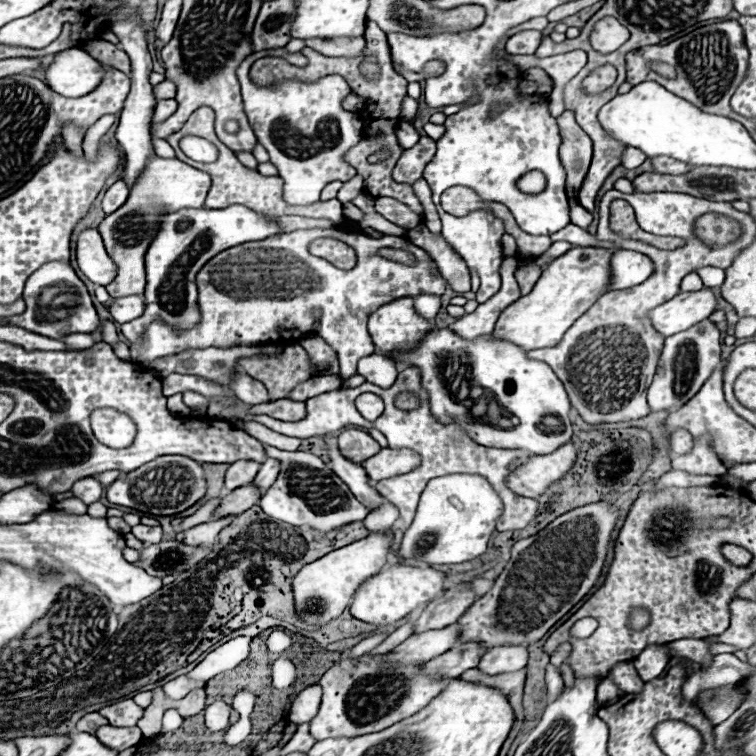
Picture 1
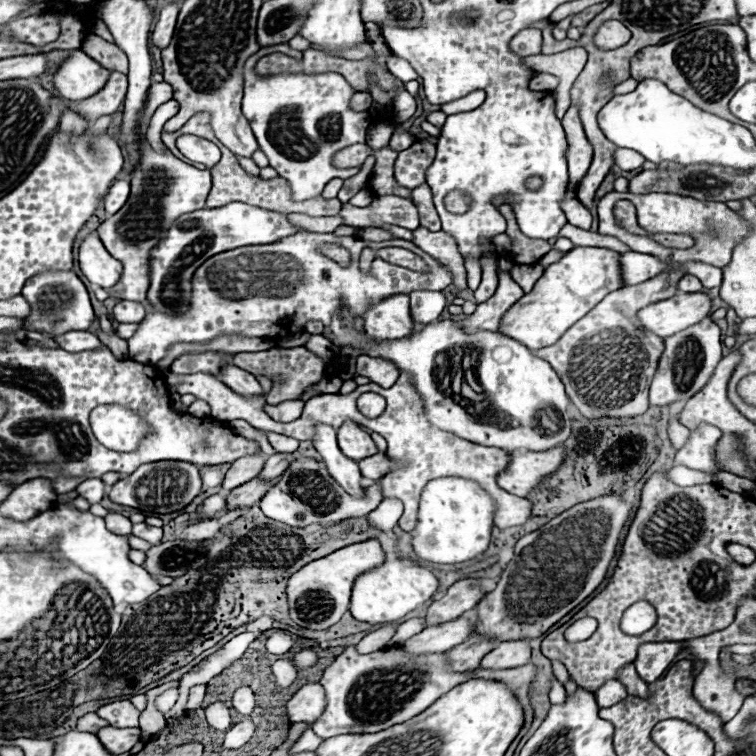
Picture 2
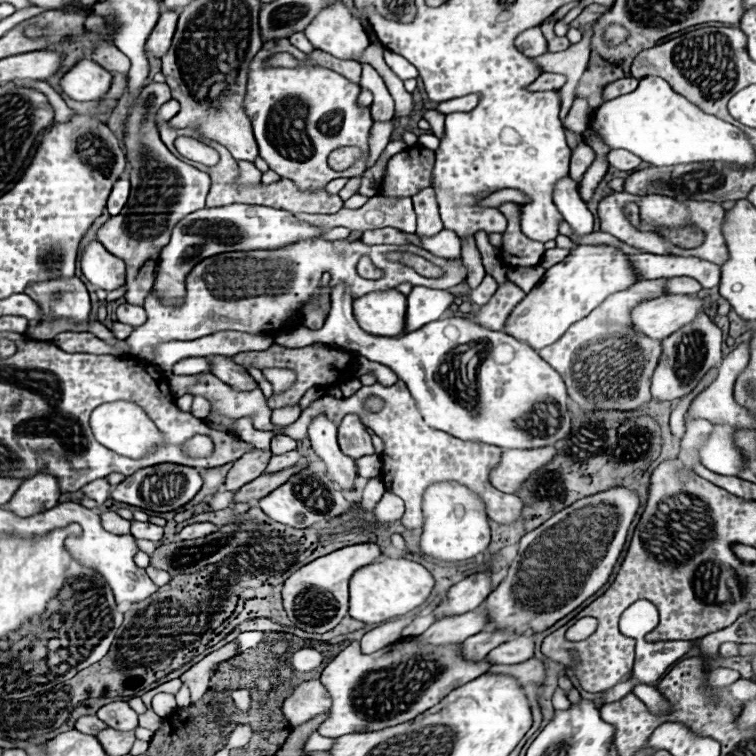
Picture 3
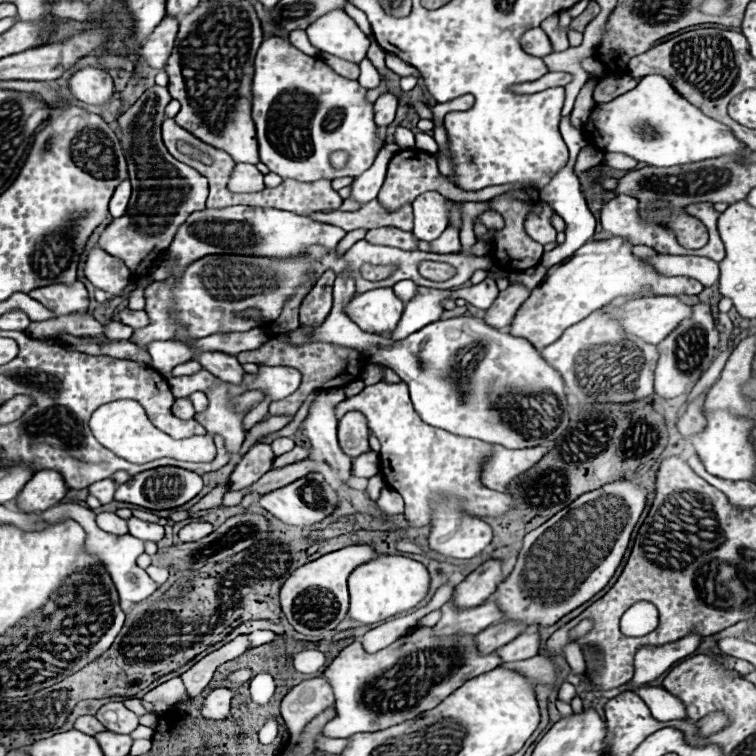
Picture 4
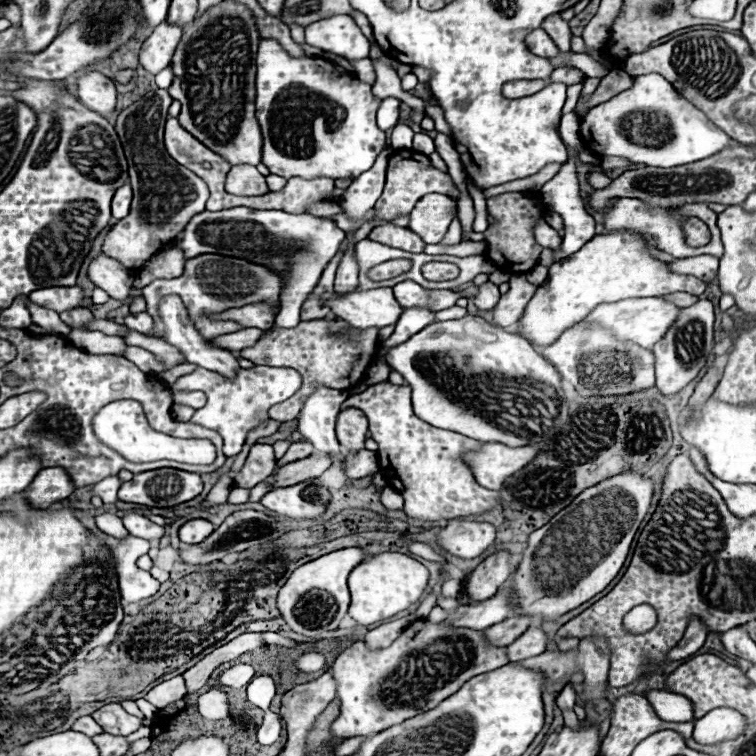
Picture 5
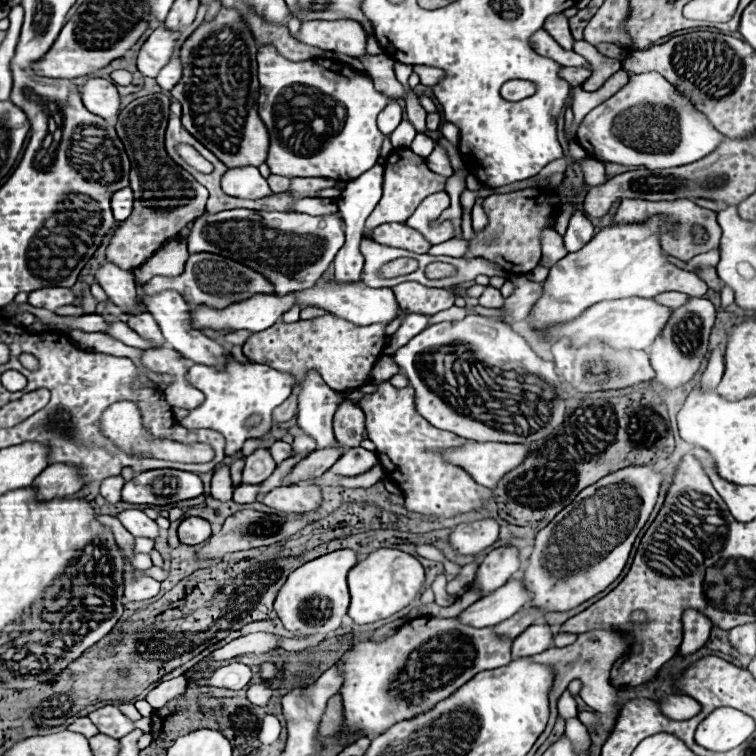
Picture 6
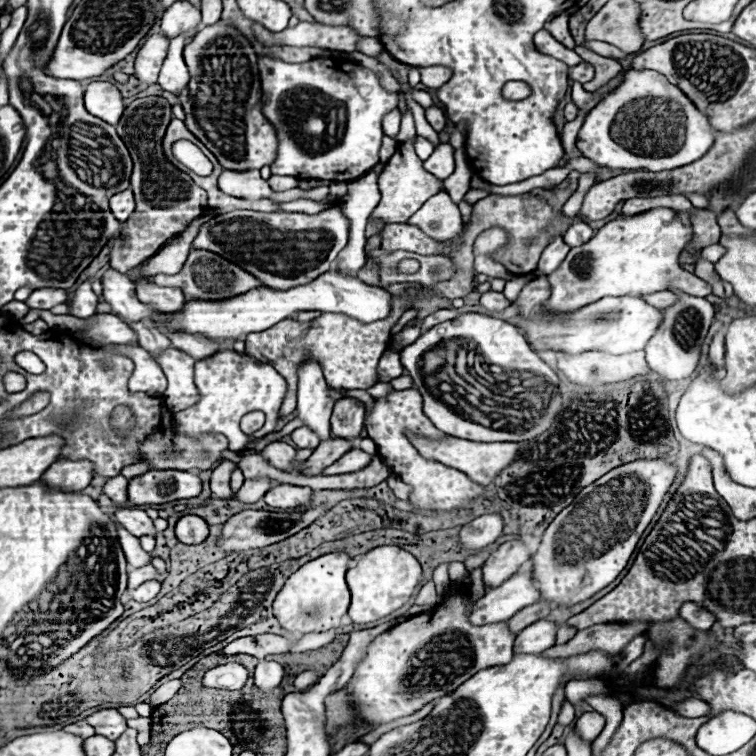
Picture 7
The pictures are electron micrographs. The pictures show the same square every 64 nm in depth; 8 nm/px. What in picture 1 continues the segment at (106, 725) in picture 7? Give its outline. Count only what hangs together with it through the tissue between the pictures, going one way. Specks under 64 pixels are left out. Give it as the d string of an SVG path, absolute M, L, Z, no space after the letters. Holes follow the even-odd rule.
M124 700L124 702L118 702L118 704L112 704L112 706L102 708L100 714L106 716L112 726L128 728L128 726L136 726L136 722L144 714L144 708L136 706L134 700Z

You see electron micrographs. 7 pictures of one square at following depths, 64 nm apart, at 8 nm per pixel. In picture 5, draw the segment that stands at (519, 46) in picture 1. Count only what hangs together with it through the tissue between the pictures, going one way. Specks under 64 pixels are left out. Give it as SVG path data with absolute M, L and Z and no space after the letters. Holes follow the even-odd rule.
M538 28L526 36L526 46L532 54L542 56L542 58L556 58L560 54L560 50L552 42L552 38L542 28Z

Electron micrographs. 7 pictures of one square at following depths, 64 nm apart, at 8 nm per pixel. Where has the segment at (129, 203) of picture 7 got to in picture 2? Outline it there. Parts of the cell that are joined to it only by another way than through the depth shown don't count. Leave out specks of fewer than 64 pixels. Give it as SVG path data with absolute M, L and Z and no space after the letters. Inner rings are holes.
M116 180L112 186L110 186L110 192L106 194L104 198L104 208L108 214L114 214L118 212L126 200L128 200L128 194L130 194L130 182L128 180Z

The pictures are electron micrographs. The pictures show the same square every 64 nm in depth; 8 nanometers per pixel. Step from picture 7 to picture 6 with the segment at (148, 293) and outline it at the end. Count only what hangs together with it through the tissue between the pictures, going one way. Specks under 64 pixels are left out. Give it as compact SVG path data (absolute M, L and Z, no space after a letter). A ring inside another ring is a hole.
M166 290L166 292L158 292L154 296L148 296L148 294L142 294L142 304L146 306L146 310L154 316L154 320L158 322L164 338L166 338L166 344L172 346L174 350L178 350L184 358L192 360L194 364L206 364L206 366L218 366L222 368L224 362L226 362L226 356L228 352L216 342L216 340L210 340L208 336L204 336L200 330L194 330L190 326L190 312L188 312L188 304L184 302L184 298L174 292L174 290Z

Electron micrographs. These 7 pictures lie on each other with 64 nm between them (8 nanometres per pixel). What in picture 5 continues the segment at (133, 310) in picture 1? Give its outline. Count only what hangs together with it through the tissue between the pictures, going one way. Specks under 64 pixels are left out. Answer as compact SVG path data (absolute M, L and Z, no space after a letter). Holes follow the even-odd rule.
M140 312L140 314L128 314L124 324L130 328L130 330L136 330L136 332L142 332L146 336L154 336L154 320L148 316L148 312Z

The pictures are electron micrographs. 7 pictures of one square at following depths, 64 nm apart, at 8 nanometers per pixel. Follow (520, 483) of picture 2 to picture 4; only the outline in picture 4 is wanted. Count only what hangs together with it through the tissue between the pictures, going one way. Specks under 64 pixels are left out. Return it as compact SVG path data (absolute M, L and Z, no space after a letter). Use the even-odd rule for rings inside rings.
M492 446L492 454L484 460L480 480L484 486L506 492L506 486L510 484L512 478L518 474L526 472L532 468L542 456L548 452L544 446L532 446L532 448L520 448L520 450L510 450L504 446Z

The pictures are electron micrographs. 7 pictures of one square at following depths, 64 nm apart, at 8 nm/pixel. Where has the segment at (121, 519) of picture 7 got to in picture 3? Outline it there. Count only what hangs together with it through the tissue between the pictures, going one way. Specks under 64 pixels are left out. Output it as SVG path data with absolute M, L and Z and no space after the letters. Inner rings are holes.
M132 520L130 534L134 538L140 538L140 540L152 540L152 542L160 542L162 540L162 528L156 526L156 524L150 524L150 522Z

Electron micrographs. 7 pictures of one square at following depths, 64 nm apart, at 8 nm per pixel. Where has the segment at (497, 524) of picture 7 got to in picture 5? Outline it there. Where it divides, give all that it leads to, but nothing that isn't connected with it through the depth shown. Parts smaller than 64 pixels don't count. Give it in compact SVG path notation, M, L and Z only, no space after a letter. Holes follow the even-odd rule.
M450 522L436 536L436 544L458 558L476 558L494 544L496 528L490 522Z

